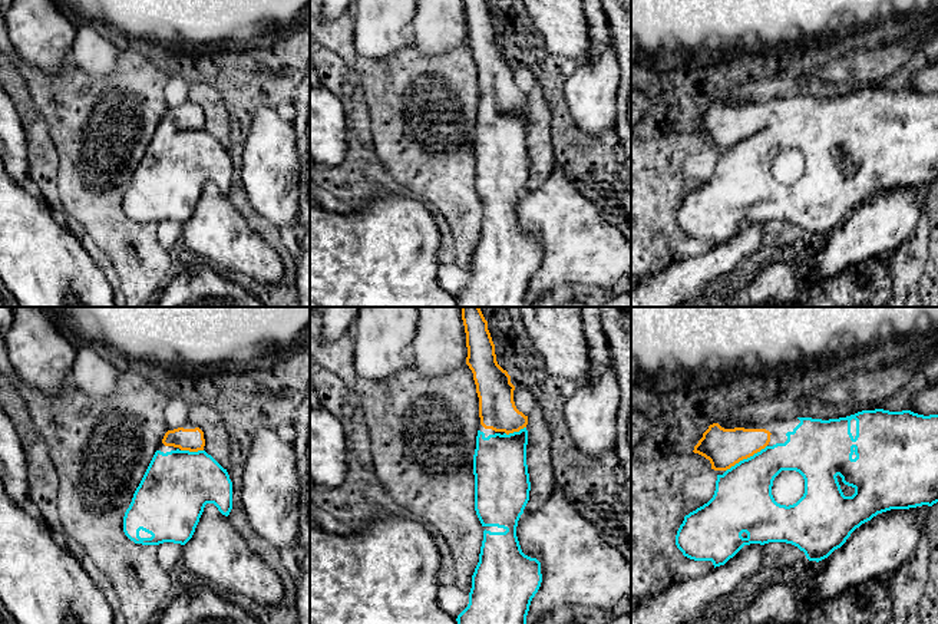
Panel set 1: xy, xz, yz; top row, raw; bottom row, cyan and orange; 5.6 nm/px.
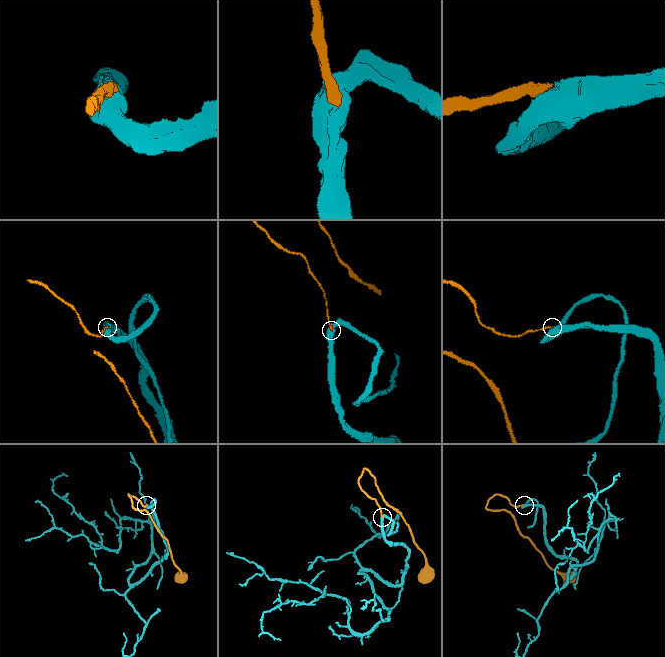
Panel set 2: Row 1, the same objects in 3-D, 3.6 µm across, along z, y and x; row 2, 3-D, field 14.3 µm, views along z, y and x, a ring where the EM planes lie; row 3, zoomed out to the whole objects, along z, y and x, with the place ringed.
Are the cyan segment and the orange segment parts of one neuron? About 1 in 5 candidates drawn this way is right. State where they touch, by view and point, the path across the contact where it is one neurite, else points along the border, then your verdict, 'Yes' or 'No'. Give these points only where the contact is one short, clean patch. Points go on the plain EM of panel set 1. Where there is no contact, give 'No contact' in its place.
Touches cyan at yz (747, 136). Path across: yz (743, 181), (747, 136), (739, 129), (725, 126). Yes

